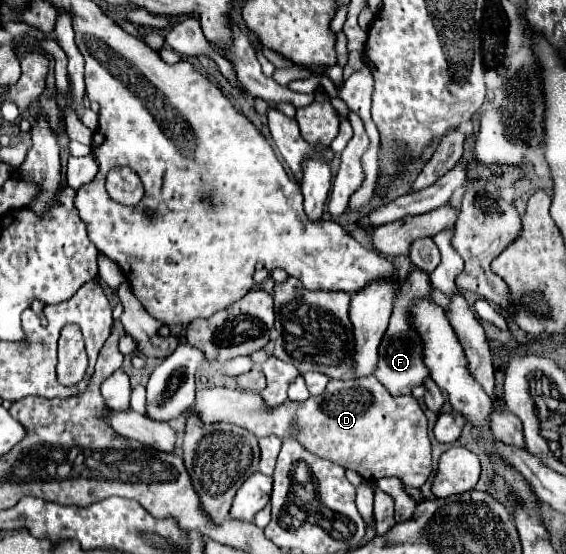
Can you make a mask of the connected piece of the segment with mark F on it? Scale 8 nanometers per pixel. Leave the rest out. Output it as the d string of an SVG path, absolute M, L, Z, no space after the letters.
M411 270L407 280L403 282L399 296L395 298L395 306L393 306L393 314L391 314L391 322L389 328L381 340L381 350L379 350L379 360L377 360L377 370L373 372L377 376L377 380L393 394L411 394L411 390L415 386L425 384L425 378L429 378L429 368L423 362L423 342L413 326L413 302L419 298L431 298L431 280L429 274L423 270Z

